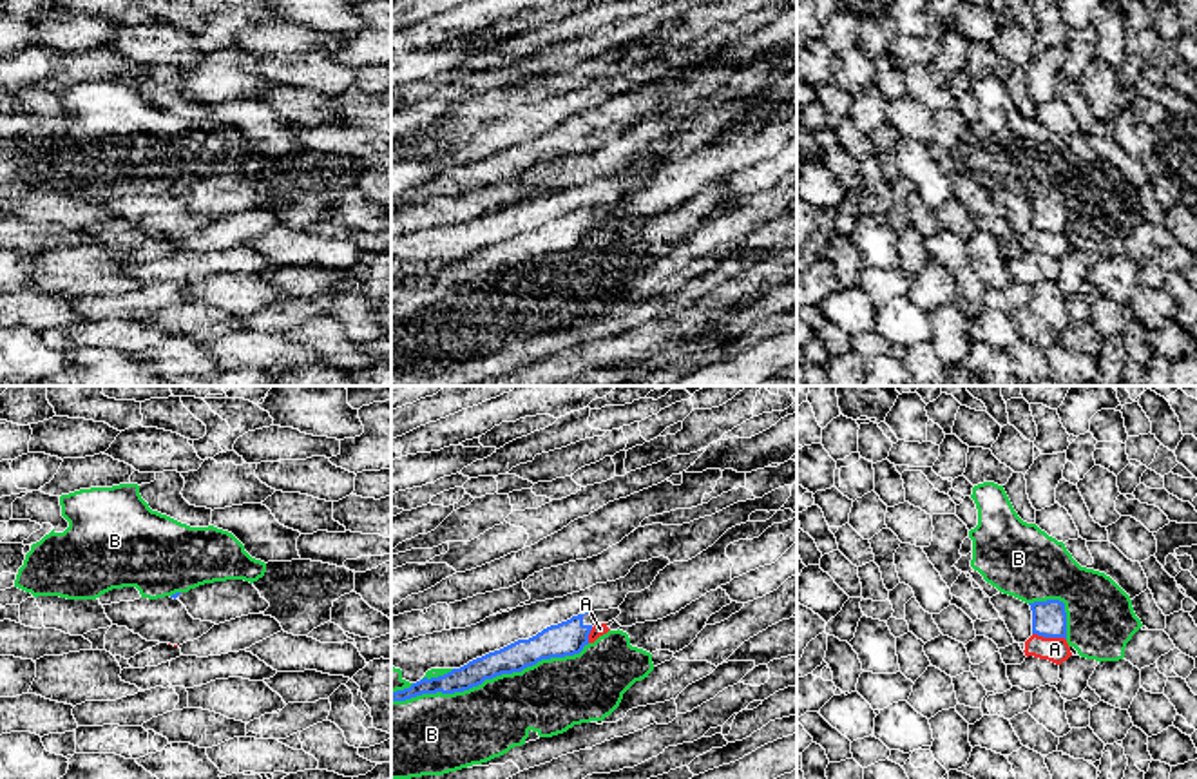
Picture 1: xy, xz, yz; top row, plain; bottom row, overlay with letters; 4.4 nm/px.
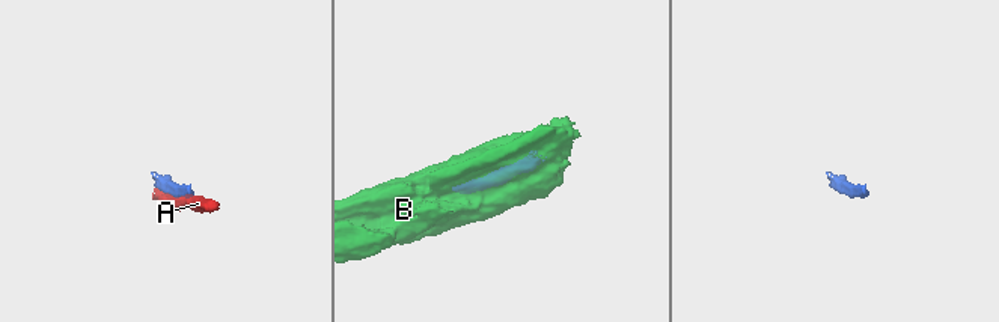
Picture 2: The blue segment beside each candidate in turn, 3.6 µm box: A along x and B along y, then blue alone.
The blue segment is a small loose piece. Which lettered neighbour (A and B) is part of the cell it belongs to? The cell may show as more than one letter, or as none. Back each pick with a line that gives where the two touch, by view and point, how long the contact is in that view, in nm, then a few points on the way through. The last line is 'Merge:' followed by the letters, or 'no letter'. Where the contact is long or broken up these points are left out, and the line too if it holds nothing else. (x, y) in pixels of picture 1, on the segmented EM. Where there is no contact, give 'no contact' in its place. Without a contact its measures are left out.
Merge: no letter

